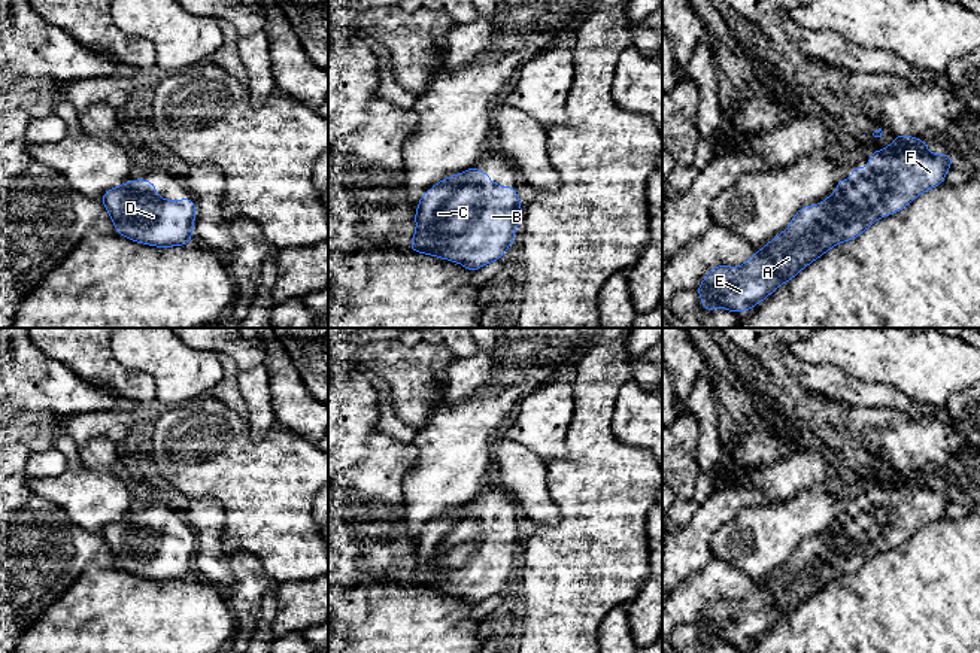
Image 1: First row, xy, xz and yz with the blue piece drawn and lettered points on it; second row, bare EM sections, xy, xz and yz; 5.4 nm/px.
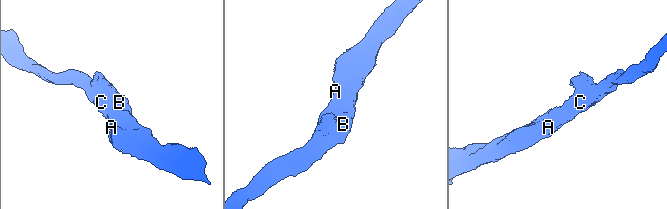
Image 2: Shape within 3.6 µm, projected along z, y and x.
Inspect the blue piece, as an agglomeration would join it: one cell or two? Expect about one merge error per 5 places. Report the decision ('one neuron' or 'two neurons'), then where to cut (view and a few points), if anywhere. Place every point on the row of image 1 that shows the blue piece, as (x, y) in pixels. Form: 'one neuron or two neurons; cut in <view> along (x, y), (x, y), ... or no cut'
one neuron; no cut

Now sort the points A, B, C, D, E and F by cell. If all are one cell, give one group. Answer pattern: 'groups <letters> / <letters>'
groups A B C D E F

